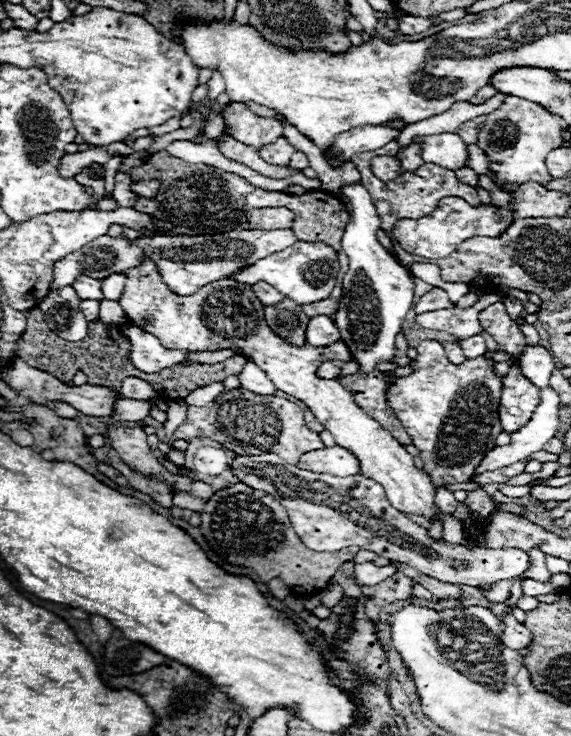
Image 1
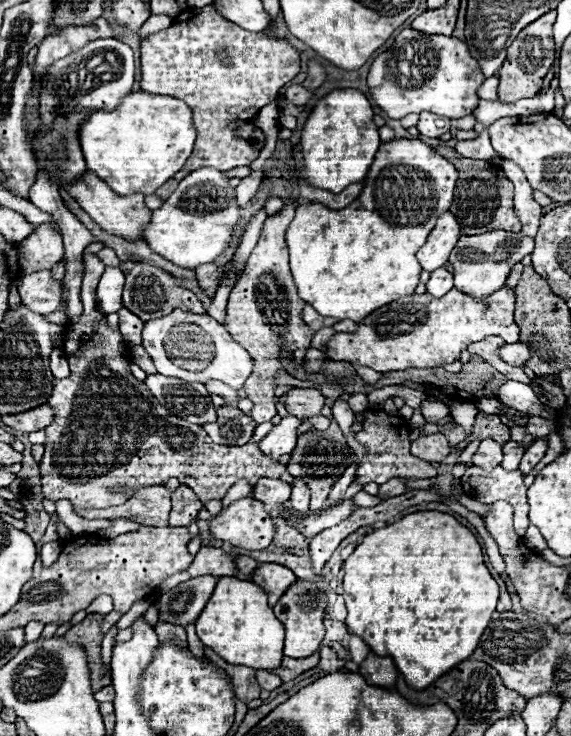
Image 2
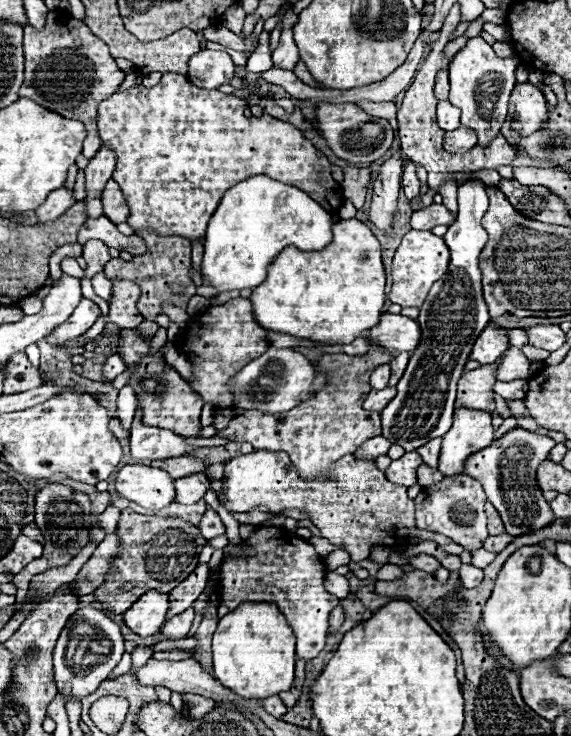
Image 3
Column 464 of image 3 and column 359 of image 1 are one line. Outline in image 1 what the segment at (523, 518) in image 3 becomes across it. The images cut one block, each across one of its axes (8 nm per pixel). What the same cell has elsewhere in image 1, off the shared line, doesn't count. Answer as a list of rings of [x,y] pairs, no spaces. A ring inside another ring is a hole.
[[[342,446],[306,452],[300,456],[298,466],[304,470],[312,470],[316,474],[332,474],[332,476],[360,474],[358,458],[350,450],[344,450]]]

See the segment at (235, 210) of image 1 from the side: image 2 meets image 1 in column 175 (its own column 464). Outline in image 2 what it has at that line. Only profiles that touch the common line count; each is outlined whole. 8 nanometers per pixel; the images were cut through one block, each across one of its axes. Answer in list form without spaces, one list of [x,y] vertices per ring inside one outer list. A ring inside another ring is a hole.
[[[450,158],[456,160],[458,166],[458,182],[456,182],[456,198],[450,206],[450,212],[458,218],[462,232],[472,234],[484,234],[492,230],[508,230],[508,232],[520,232],[522,224],[512,208],[512,192],[514,186],[508,182],[504,172],[498,166],[492,166],[488,162],[480,160],[468,160],[468,158]]]

